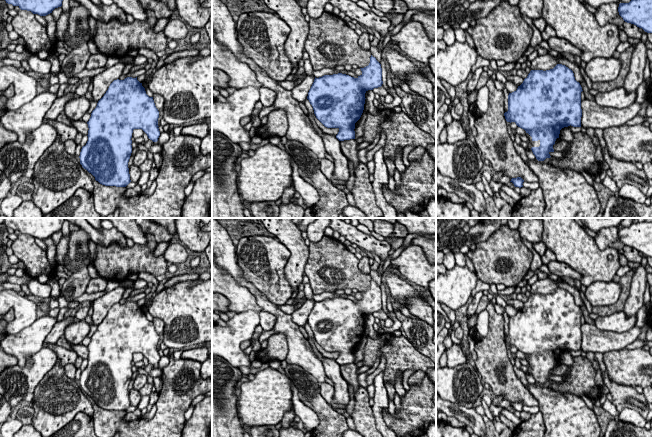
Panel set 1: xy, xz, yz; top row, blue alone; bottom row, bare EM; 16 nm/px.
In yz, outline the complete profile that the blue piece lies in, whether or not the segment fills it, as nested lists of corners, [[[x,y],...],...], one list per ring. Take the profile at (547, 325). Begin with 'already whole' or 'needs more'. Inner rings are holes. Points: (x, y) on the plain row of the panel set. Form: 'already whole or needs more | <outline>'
needs more | [[[557,288],[550,294],[531,294],[523,307],[517,314],[508,319],[508,335],[504,337],[507,346],[515,346],[516,349],[526,355],[528,362],[528,371],[525,374],[531,374],[538,385],[544,385],[550,382],[550,376],[554,376],[553,369],[559,362],[560,354],[564,351],[581,351],[581,316],[582,311],[575,304],[571,293],[562,288]]]

